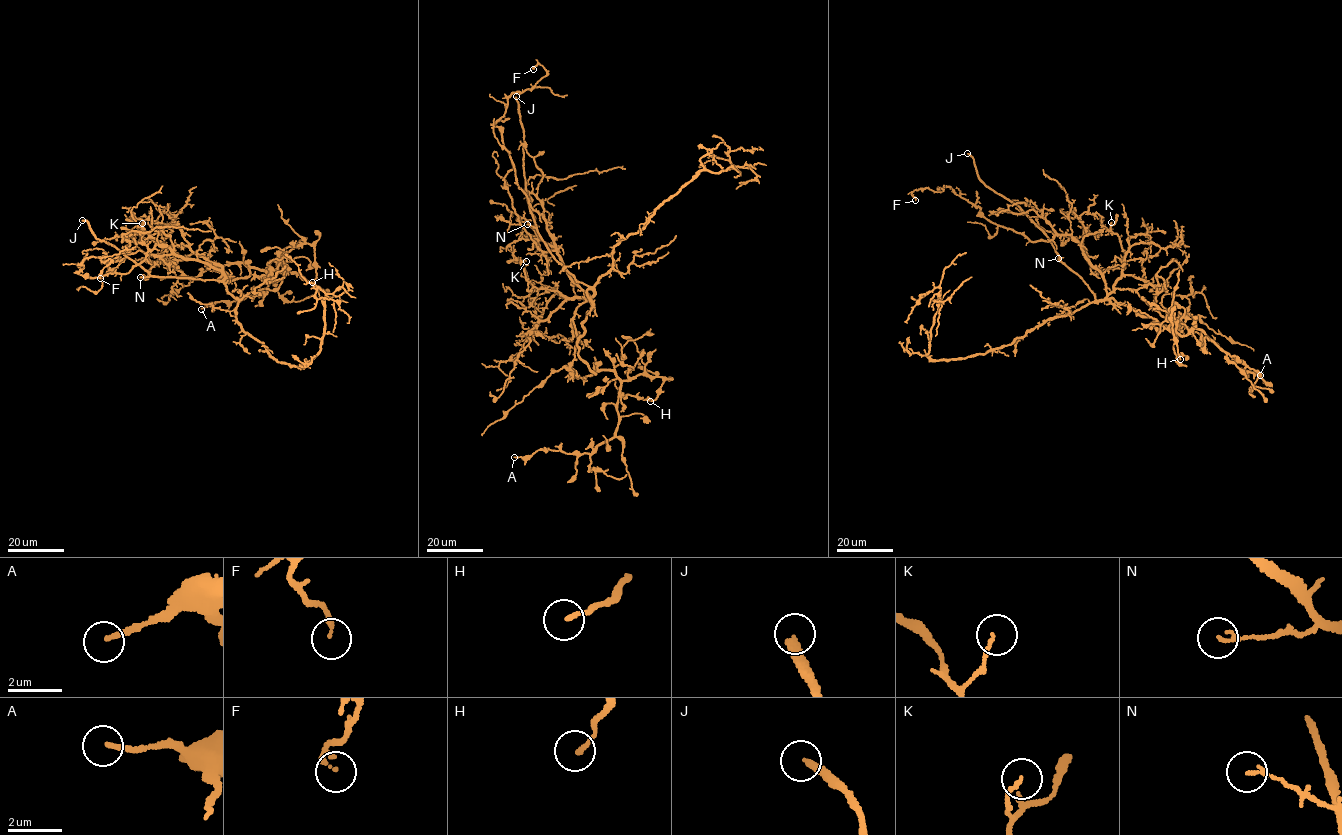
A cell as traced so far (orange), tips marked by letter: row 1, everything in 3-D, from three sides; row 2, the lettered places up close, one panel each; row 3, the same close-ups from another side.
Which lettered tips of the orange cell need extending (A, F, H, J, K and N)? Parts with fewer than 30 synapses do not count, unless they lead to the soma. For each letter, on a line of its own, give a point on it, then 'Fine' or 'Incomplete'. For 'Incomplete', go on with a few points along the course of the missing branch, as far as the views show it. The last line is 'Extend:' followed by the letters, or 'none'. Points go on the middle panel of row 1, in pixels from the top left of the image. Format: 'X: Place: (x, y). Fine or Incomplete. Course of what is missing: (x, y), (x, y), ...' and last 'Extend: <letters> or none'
A: Place: (514, 457). Fine
F: Place: (533, 69). Fine
H: Place: (650, 401). Fine
J: Place: (516, 96). Incomplete. Course of what is missing: (516, 96), (507, 77), (505, 52), (497, 41)
K: Place: (526, 261). Fine
N: Place: (527, 224). Fine
Extend: J

